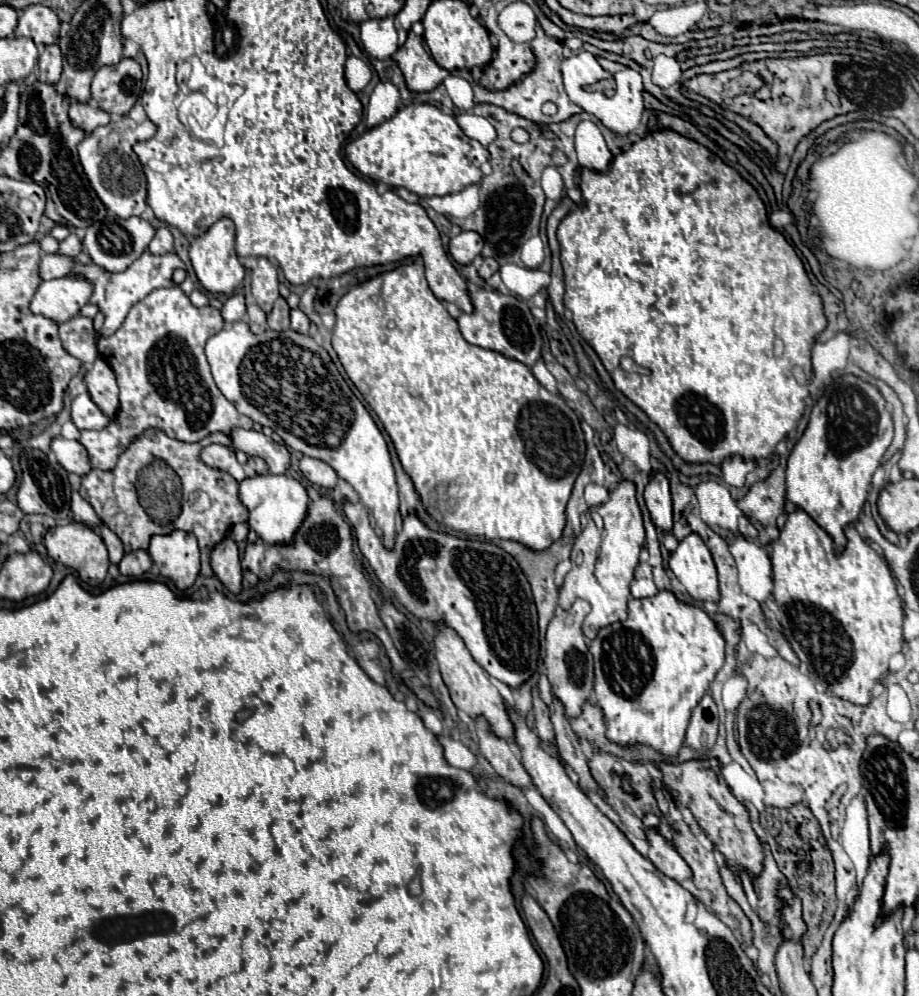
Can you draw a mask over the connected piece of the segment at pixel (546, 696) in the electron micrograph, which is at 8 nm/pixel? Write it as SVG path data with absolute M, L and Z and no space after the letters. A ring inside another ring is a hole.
M541 675L538 682L538 689L540 692L540 696L542 700L549 707L550 713L553 713L552 702L553 702L553 694L551 684L549 683L547 677L545 675Z

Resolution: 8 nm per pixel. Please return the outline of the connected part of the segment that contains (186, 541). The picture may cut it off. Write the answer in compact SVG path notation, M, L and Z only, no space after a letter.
M185 530L173 534L153 536L149 556L159 572L173 580L179 590L189 588L199 574L199 546L197 538Z

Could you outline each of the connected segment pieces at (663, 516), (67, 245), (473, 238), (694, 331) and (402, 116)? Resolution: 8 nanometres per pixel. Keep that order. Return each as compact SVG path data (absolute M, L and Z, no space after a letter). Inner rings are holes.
M663 472L651 476L649 484L645 486L645 504L649 514L661 532L671 532L673 526L673 512L671 512L671 494L669 494L669 480Z
M71 232L71 234L59 244L59 252L65 254L65 256L77 256L81 250L83 250L81 238L79 238L75 232Z
M461 230L449 242L449 252L455 258L455 262L459 262L459 264L471 264L473 258L481 254L481 250L483 250L483 242L477 232Z
M669 128L649 132L627 152L615 154L609 172L593 172L589 168L581 168L579 188L585 204L579 204L575 210L571 210L561 220L561 226L557 230L557 240L561 244L561 264L565 272L565 308L571 310L577 332L599 354L617 390L621 390L631 402L635 402L665 432L673 450L685 462L721 464L723 458L735 454L751 460L771 456L777 442L797 428L805 410L805 398L809 394L809 390L805 390L807 386L799 384L793 378L791 366L801 366L805 376L811 378L811 346L815 342L815 336L827 326L827 318L823 314L821 298L805 272L801 258L787 242L787 238L769 224L765 204L761 202L757 190L735 168L725 164L719 156L711 154L703 144L685 138ZM623 356L633 358L633 362L641 368L647 368L649 374L625 372L621 368Z
M407 104L393 118L363 132L345 148L349 162L373 182L407 188L419 196L445 196L477 184L483 176L481 164L489 160L489 150L463 134L455 116L441 112L433 104Z

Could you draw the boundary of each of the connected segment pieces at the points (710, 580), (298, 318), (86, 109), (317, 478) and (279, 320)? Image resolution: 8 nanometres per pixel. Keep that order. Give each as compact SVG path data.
M689 534L679 542L677 550L671 552L669 568L691 598L719 602L717 570L709 548L701 542L699 534Z
M299 308L291 310L291 328L293 330L305 334L305 332L309 332L309 324L311 322L309 322L309 318L307 318L307 314L303 310L299 310Z
M71 102L69 118L73 120L75 126L83 128L85 132L95 130L97 126L105 126L111 120L111 116L105 110L101 110L99 106L93 106L89 102Z
M301 456L299 470L313 484L319 484L319 486L325 486L325 488L333 488L337 484L337 472L329 464L321 462L319 458Z
M277 298L269 318L267 318L267 324L271 330L287 330L289 328L289 306L285 302L285 298Z

